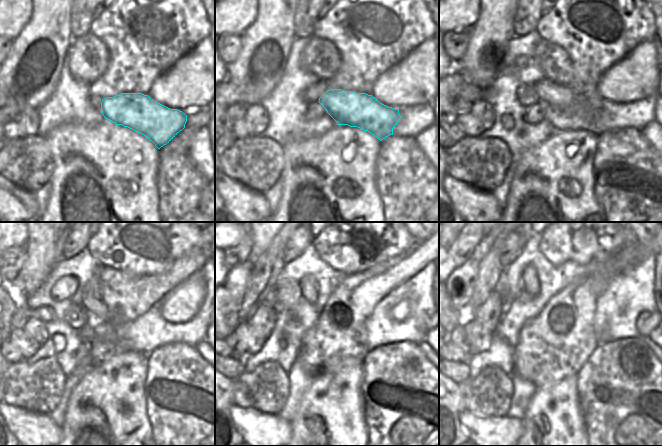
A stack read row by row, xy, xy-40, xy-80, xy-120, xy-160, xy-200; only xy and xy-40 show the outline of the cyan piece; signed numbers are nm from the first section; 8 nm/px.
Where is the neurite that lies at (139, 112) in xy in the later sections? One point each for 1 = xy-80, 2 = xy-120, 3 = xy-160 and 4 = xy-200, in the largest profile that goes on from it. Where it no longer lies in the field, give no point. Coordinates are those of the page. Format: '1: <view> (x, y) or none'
1: xy-80 (551, 94)
2: xy-120 (97, 310)
3: xy-160 (308, 284)
4: xy-200 (530, 281)

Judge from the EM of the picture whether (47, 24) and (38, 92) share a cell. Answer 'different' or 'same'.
same

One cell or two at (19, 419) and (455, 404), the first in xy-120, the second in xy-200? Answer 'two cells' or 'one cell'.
two cells

